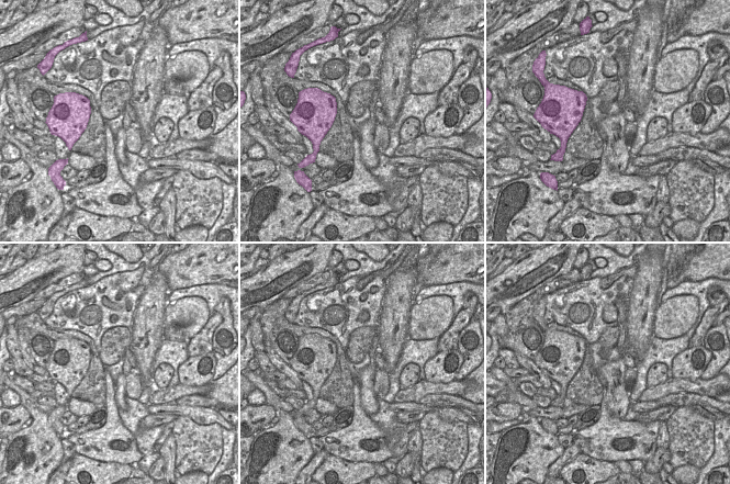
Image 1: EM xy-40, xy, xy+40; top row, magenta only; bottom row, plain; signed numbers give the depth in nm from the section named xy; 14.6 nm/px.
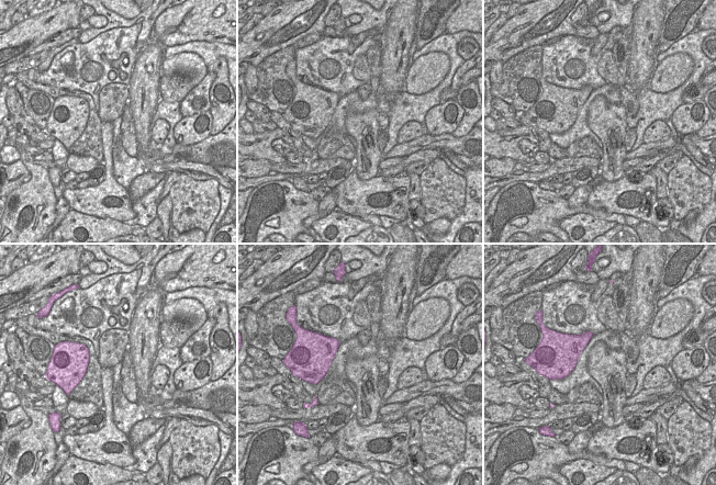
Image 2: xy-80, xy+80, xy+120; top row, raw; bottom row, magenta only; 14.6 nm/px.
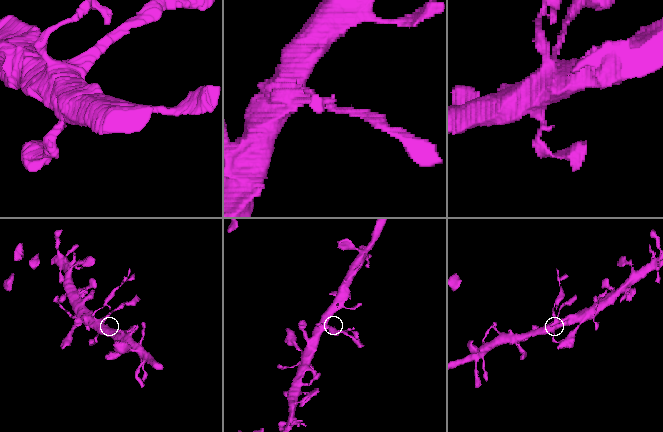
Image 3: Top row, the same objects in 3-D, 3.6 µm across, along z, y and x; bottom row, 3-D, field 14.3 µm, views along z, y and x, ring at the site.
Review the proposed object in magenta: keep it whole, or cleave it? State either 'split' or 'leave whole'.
split

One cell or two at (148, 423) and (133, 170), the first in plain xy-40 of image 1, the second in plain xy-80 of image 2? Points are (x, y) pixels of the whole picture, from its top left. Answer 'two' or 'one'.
two

